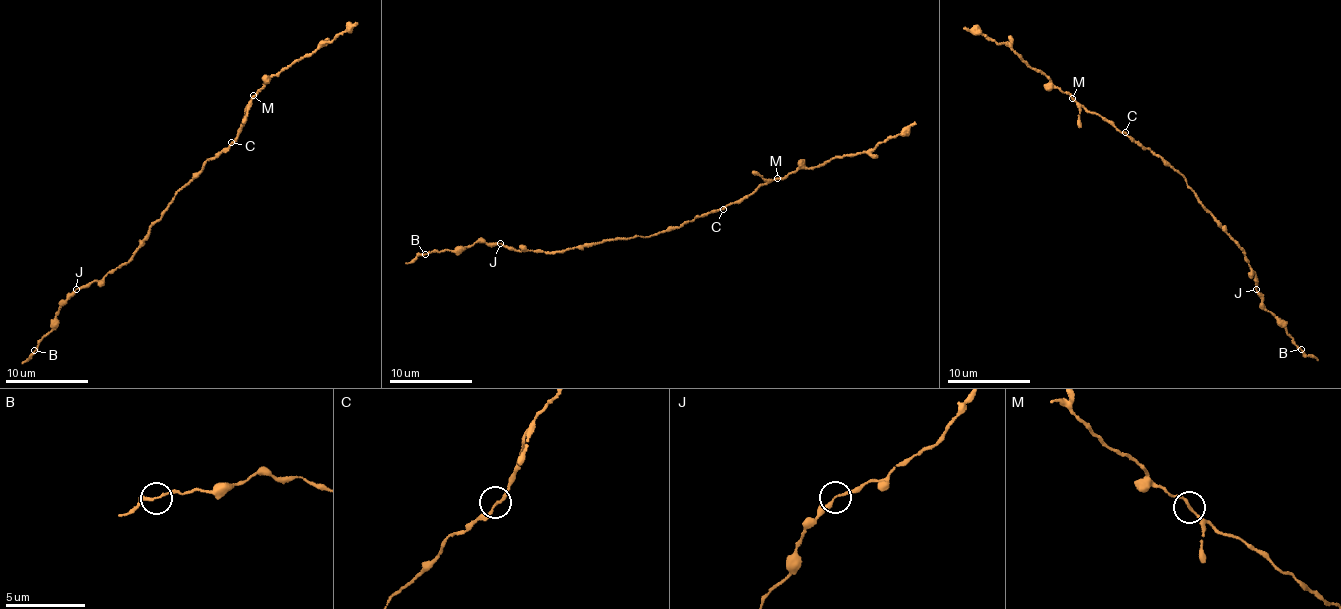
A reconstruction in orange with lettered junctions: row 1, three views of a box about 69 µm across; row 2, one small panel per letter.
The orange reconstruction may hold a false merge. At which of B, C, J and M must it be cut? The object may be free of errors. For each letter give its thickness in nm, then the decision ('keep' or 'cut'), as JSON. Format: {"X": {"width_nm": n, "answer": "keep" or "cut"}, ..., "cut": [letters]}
{"B": {"width_nm": 160, "answer": "keep"}, "C": {"width_nm": 150, "answer": "keep"}, "J": {"width_nm": 180, "answer": "keep"}, "M": {"width_nm": 150, "answer": "keep"}, "cut": []}

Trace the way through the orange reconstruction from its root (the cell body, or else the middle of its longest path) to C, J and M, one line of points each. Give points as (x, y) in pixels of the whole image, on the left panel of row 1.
C: (196, 177), (206, 161), (219, 156), (231, 142)
J: (196, 177), (179, 188), (160, 219), (151, 223), (146, 237), (127, 262), (112, 269), (101, 280), (76, 289)
M: (196, 177), (206, 161), (219, 156), (222, 150), (234, 143), (253, 95)

